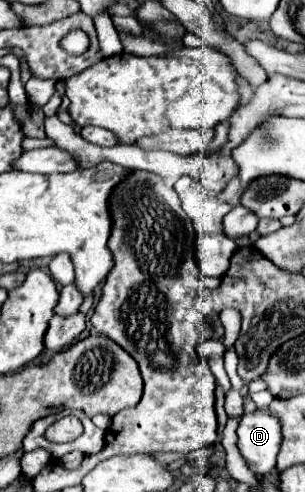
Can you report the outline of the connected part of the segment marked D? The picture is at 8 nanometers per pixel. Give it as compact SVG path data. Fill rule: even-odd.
M255 409L253 413L245 413L239 429L239 449L253 473L267 475L275 469L277 453L283 441L281 421L271 409Z

